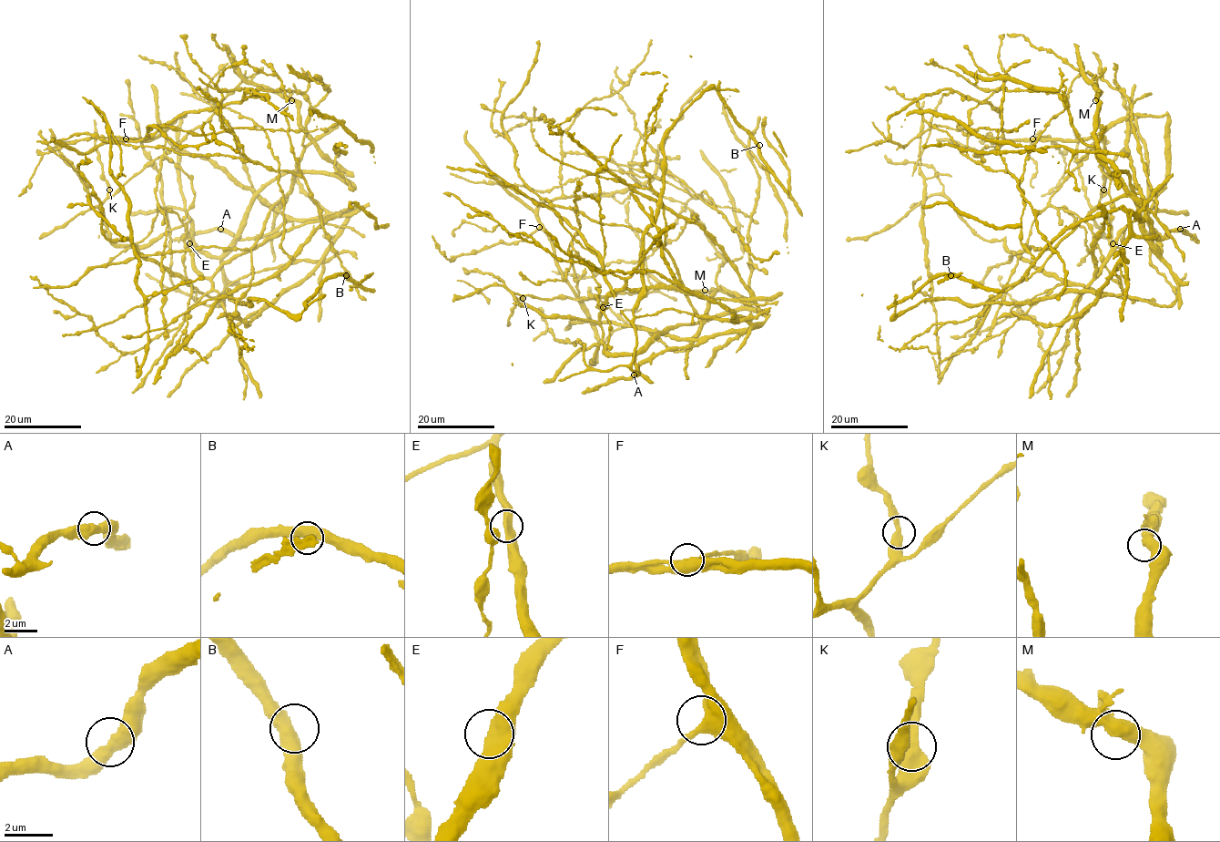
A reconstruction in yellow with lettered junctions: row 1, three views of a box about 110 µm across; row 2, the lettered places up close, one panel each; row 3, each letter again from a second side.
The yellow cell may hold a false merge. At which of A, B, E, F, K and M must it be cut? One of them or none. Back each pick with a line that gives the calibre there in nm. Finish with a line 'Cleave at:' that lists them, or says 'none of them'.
Cleave at: none of them

